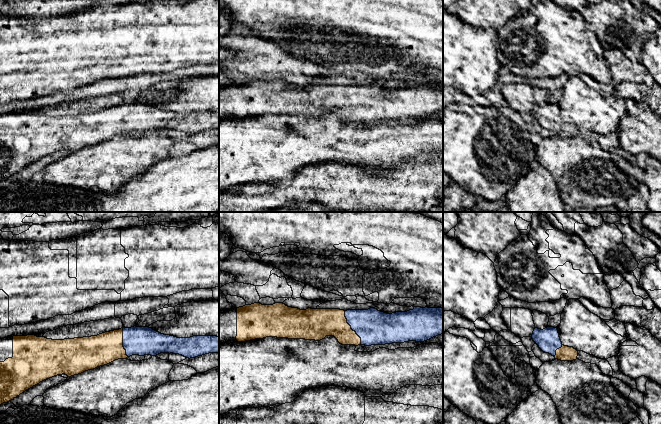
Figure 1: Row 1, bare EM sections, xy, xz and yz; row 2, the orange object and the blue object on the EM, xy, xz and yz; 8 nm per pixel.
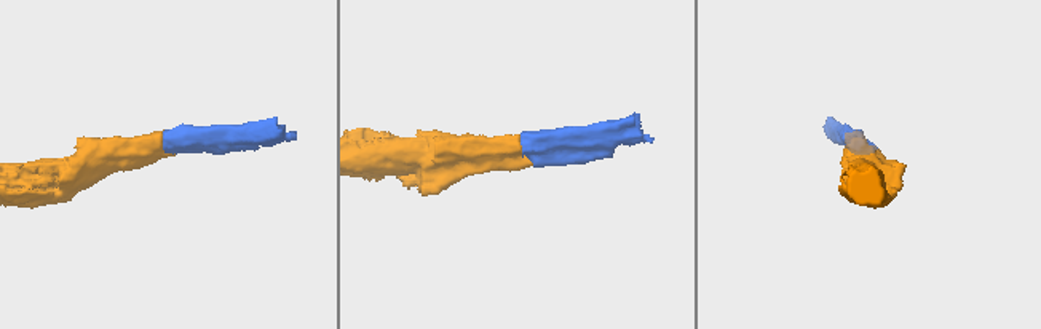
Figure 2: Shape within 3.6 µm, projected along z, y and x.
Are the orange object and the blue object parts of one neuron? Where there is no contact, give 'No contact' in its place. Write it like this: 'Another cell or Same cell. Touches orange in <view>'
Same cell. Touches orange in xz

